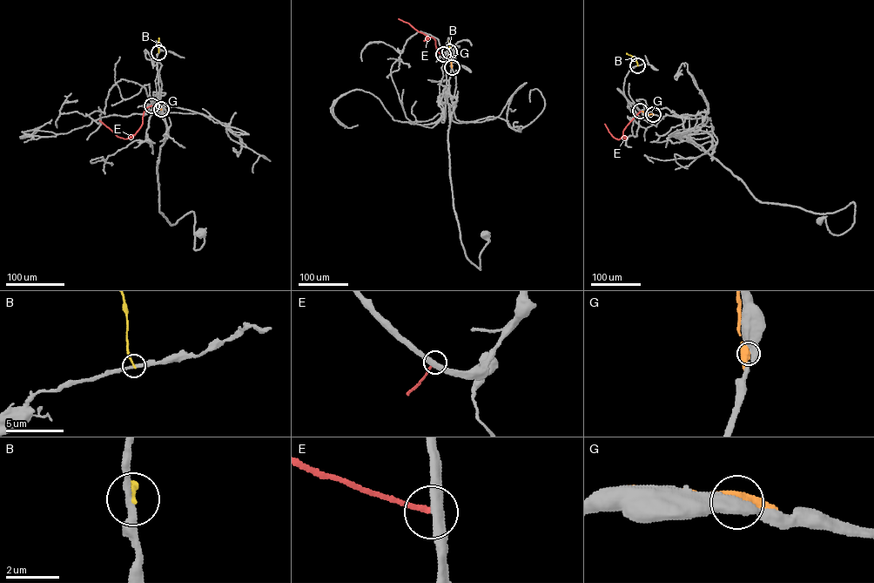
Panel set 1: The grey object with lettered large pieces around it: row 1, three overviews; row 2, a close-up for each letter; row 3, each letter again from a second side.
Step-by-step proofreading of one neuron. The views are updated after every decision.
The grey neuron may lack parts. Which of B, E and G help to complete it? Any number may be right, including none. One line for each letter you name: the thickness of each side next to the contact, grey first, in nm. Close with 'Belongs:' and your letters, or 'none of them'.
Belongs: none of them

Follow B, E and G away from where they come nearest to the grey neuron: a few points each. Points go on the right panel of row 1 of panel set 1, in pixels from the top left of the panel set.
B: (637, 65), (636, 60), (626, 53)
E: (640, 111), (618, 139), (604, 124)
G: (653, 114), (642, 111)

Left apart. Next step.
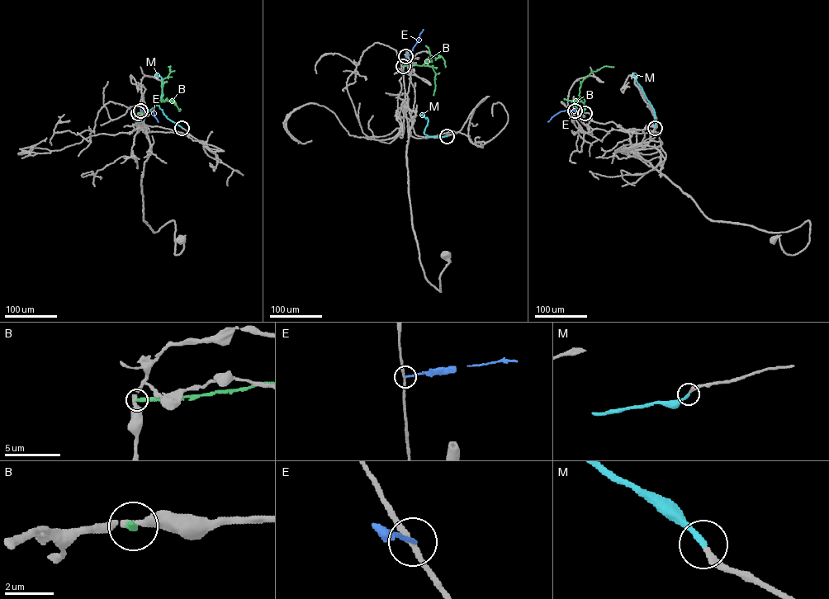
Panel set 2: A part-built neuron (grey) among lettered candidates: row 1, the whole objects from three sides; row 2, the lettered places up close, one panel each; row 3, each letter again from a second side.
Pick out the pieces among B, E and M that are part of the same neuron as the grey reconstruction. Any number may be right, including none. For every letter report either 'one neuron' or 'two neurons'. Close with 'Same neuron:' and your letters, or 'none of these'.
B: two neurons
E: two neurons
M: one neuron
Same neuron: M

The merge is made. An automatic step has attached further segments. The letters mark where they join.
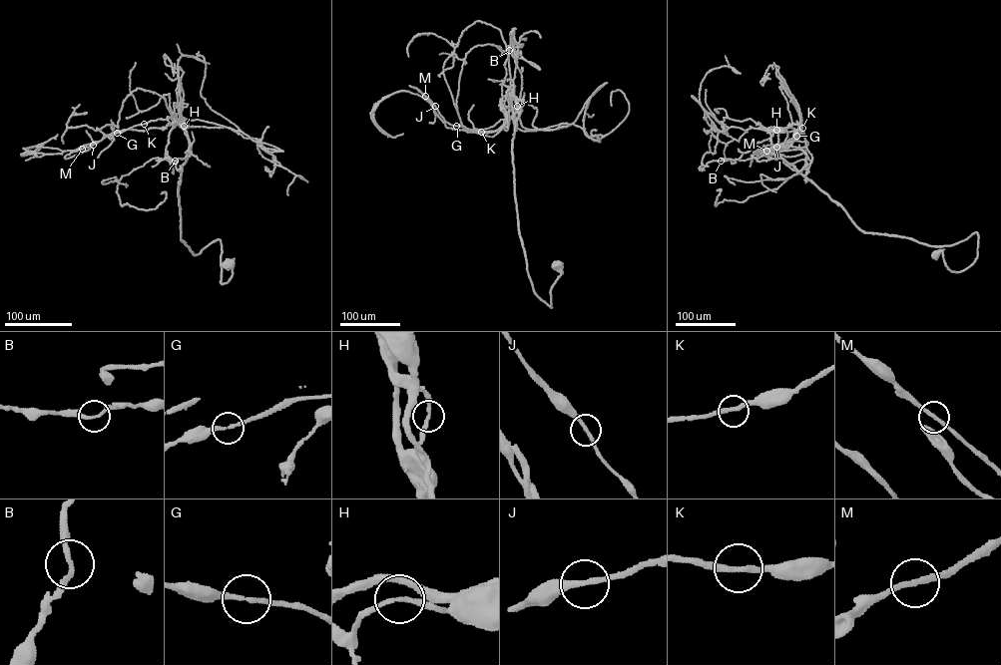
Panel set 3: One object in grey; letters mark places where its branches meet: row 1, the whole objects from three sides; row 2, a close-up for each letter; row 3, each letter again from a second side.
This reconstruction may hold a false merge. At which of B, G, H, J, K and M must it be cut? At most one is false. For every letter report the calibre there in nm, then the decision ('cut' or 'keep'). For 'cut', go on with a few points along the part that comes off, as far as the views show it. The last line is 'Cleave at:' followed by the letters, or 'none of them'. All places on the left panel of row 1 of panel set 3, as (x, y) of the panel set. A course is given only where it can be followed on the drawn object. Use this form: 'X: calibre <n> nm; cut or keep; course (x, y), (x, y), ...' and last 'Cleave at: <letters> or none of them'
B: calibre 200 nm; keep
G: calibre 200 nm; keep
H: calibre 200 nm; cut; course (184, 126), (180, 123), (179, 79), (172, 80), (165, 73)
J: calibre 220 nm; keep
K: calibre 260 nm; keep
M: calibre 240 nm; keep
Cleave at: H

